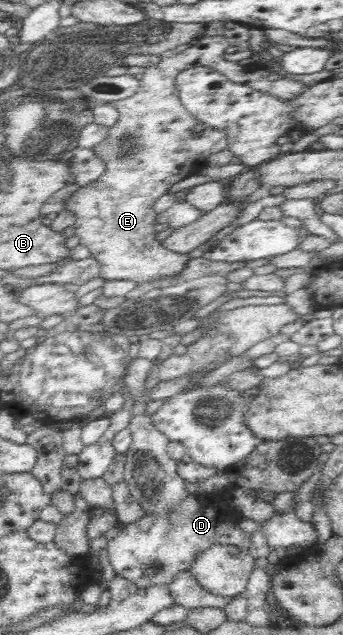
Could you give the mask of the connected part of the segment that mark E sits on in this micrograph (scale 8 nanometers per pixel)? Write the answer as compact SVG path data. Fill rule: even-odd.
M201 35L195 41L197 43L191 43L181 53L167 55L156 64L148 64L133 97L109 102L118 111L117 123L92 149L105 163L105 173L93 184L65 191L65 199L61 199L61 211L69 211L76 216L76 223L72 226L75 236L81 239L81 245L89 248L91 257L99 262L99 277L106 281L129 280L142 284L175 279L190 260L187 254L168 251L157 241L158 233L151 218L153 207L175 183L203 170L209 155L223 151L228 143L227 132L215 129L213 135L211 127L201 125L187 113L187 108L177 97L180 93L175 89L175 77L179 73L191 67L211 66L233 83L247 84L283 101L293 99L305 89L303 83L280 76L269 68L260 70L255 65L249 67L250 62L238 64L223 60L225 49L230 45L223 35ZM197 127L201 129L197 131ZM149 129L155 129L155 133L151 135Z

